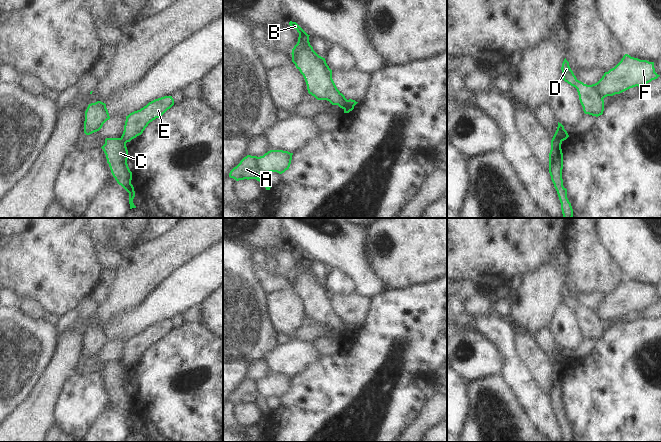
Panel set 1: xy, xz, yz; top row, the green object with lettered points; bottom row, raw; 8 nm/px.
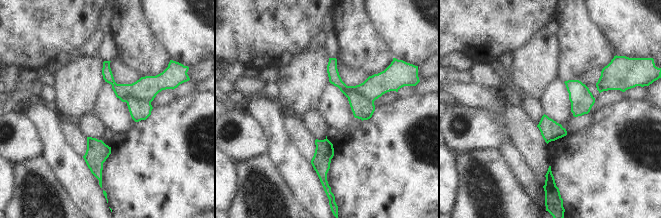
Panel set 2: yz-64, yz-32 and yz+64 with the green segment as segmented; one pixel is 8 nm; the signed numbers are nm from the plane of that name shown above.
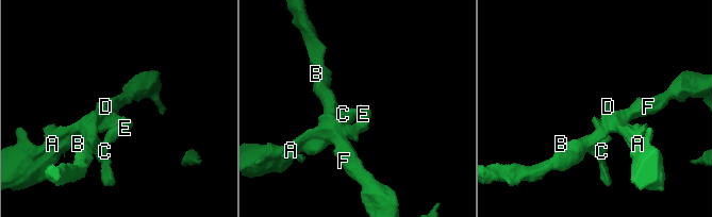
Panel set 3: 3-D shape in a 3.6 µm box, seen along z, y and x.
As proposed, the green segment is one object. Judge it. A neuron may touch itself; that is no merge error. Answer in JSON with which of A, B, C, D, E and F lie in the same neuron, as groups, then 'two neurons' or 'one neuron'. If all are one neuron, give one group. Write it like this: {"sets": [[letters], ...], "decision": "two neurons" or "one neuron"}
{"sets": [["A", "B", "C", "F"], ["D", "E"]], "decision": "two neurons"}

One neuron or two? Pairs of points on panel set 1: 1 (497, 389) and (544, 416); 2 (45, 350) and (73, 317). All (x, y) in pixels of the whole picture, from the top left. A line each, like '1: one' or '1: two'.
1: two
2: two

